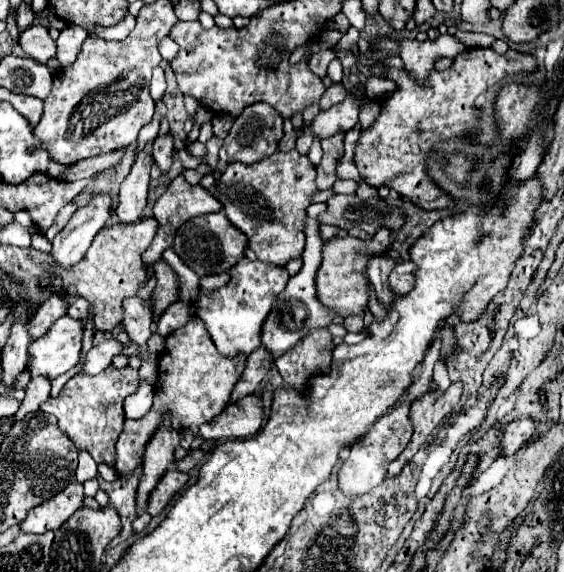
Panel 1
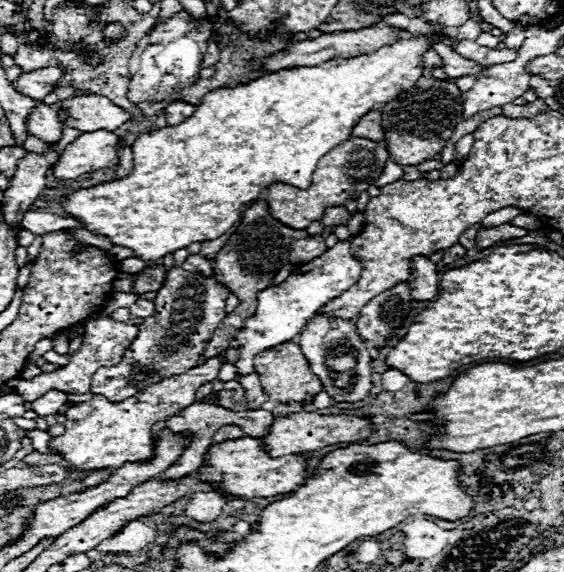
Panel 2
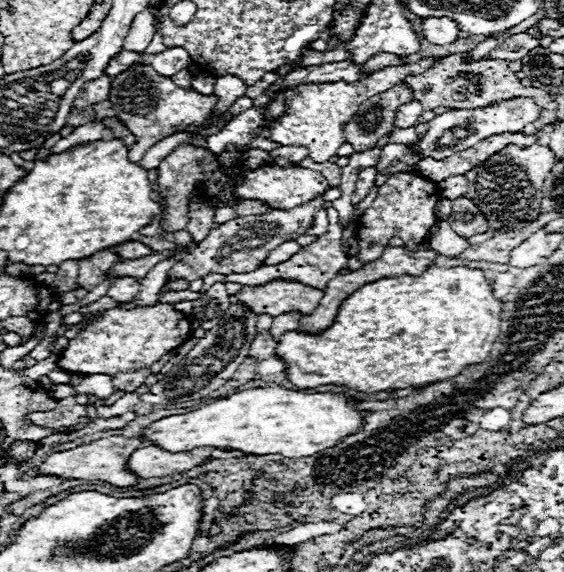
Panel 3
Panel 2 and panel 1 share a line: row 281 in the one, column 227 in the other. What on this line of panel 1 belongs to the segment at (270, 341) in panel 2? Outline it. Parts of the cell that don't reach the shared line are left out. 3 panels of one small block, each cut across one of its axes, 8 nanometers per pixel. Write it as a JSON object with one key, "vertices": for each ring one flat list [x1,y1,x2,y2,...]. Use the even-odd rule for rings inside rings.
{"vertices":[[242,258,234,272,232,280,228,286,222,286,218,290,200,290,196,302,194,302,194,310,196,314,204,320,218,352,226,358,234,358,238,356,238,352,242,354,250,354,254,352,254,348,262,346,262,324,266,320,266,316,270,314,272,302,276,300,276,296,286,288,288,282,288,272,280,266,272,266,266,262,250,262,248,258]]}

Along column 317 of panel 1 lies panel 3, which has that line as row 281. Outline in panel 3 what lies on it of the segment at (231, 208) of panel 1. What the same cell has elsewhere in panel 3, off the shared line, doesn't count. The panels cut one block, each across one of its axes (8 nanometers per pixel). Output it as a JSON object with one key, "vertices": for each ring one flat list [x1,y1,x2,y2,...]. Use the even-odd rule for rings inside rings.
{"vertices":[[322,196,312,200,312,204,308,204,308,206,300,206,300,208,294,208,288,212,280,212,280,210,270,208,262,216,238,216,230,222,224,222,224,224,212,228,192,254,188,254,184,260,176,262,168,270,168,278,170,280,182,278,186,282,194,282,194,280,204,278,212,272,216,272,216,274,252,272,252,270,260,268,260,264,268,258,272,248,276,248,278,244,282,244,286,240,296,240,298,236,302,236,306,232,306,228,312,224,312,216,320,208,324,208]]}

